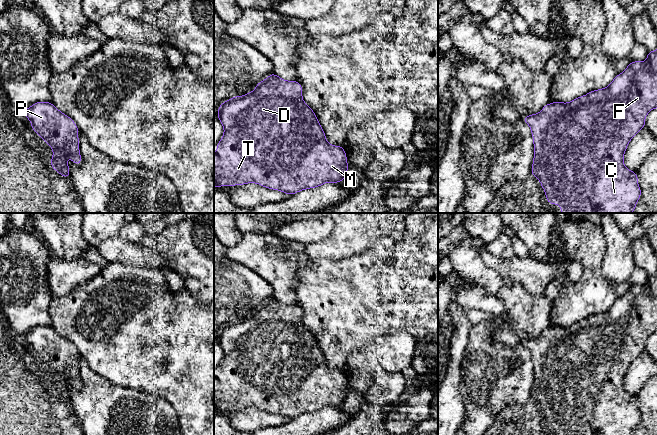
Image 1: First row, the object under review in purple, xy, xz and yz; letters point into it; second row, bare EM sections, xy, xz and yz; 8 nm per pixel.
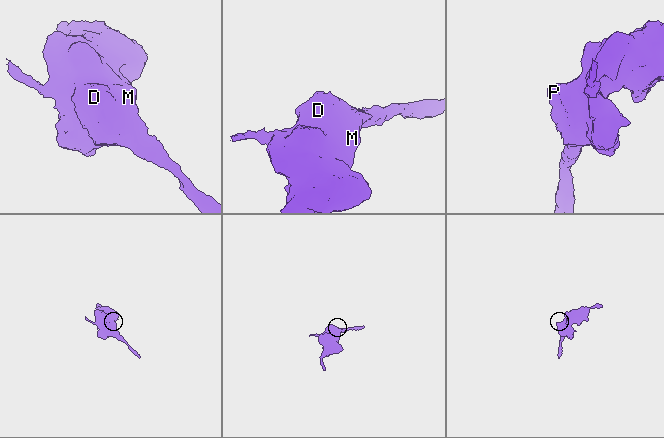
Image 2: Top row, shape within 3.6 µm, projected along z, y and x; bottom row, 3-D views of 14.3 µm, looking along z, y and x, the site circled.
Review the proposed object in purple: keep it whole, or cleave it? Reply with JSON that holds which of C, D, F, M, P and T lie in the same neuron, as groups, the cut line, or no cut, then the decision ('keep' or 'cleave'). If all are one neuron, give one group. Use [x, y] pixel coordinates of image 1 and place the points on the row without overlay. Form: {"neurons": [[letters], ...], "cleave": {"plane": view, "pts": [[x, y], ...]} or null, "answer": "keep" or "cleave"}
{"neurons": [["C", "D", "F", "M", "P", "T"]], "cleave": null, "answer": "keep"}

